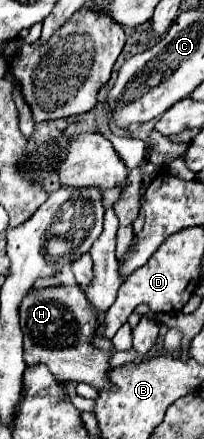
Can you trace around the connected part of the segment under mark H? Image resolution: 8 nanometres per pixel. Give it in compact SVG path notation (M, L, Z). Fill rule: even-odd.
M58 285L58 287L46 287L46 289L32 289L20 303L20 327L24 333L24 361L28 367L34 365L46 365L48 371L58 381L84 381L96 389L110 387L108 383L108 359L112 357L110 351L100 351L92 345L94 339L94 325L96 315L88 305L88 299L80 285Z

